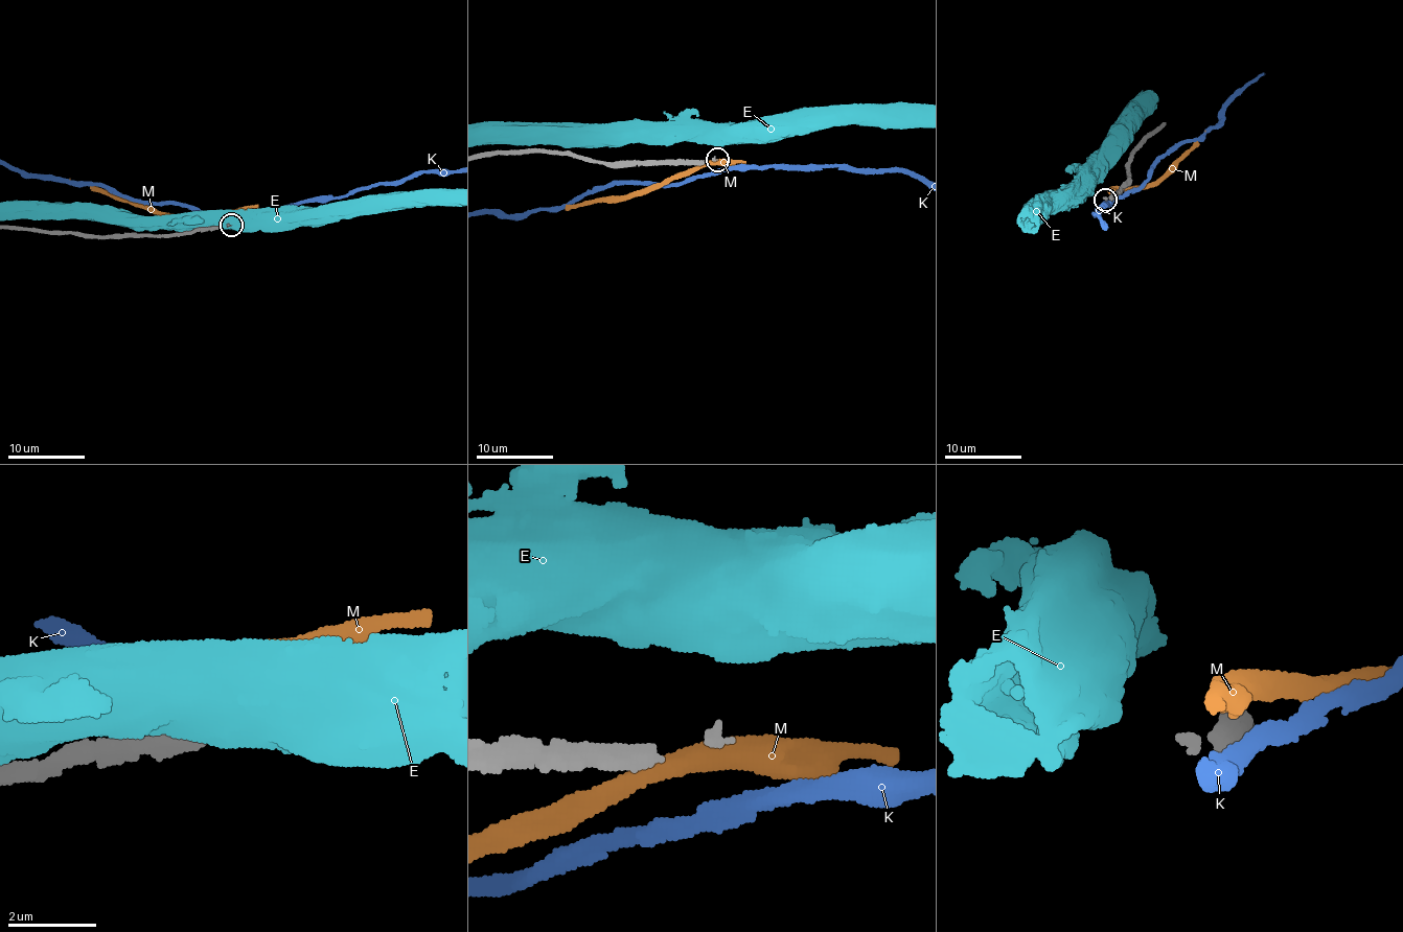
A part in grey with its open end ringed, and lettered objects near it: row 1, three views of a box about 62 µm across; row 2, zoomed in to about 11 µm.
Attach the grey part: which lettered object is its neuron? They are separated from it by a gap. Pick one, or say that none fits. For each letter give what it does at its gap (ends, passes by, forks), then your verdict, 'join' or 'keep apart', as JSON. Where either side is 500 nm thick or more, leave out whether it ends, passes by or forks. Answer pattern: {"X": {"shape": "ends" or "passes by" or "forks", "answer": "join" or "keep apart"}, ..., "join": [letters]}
{"E": {"answer": "keep apart"}, "K": {"shape": "passes by", "answer": "keep apart"}, "M": {"shape": "passes by", "answer": "keep apart"}, "join": []}

